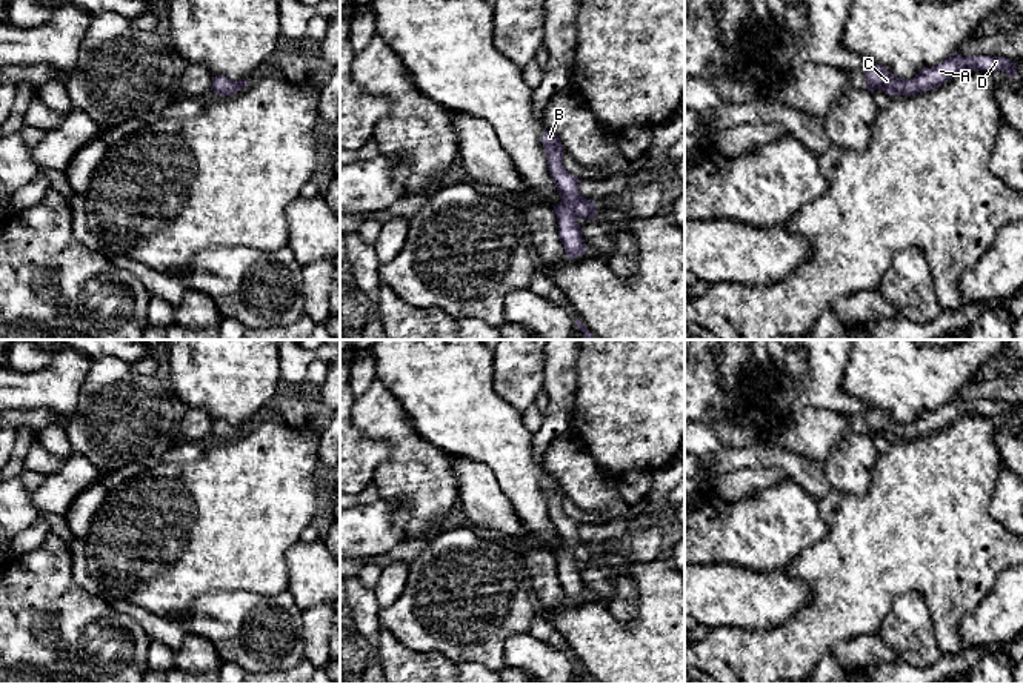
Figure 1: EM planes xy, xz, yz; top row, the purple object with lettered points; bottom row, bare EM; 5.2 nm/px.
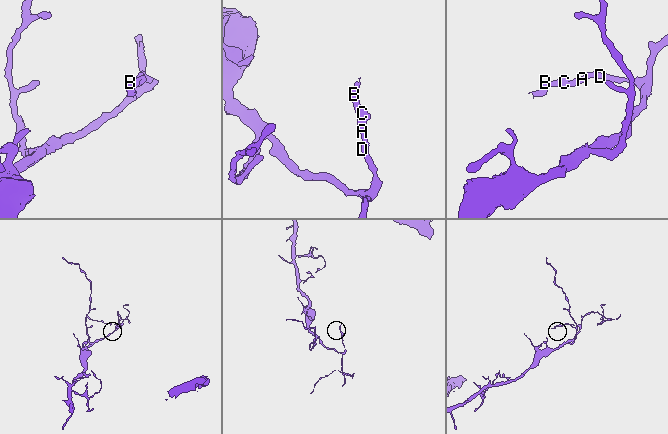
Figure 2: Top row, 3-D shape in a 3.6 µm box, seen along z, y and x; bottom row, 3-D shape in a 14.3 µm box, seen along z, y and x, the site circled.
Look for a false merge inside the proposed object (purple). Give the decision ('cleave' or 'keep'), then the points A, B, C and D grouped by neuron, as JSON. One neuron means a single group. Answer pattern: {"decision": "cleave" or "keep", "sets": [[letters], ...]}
{"decision": "keep", "sets": [["A", "B", "C", "D"]]}

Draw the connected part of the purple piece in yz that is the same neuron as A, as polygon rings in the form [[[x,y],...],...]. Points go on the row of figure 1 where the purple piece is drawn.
[[[955,52],[935,66],[923,68],[911,80],[891,74],[883,65],[869,65],[865,69],[866,89],[871,92],[883,89],[891,95],[914,95],[946,83],[965,69],[988,72],[1003,71],[1009,78],[1017,75],[1017,65],[1011,58],[991,55],[963,57]]]

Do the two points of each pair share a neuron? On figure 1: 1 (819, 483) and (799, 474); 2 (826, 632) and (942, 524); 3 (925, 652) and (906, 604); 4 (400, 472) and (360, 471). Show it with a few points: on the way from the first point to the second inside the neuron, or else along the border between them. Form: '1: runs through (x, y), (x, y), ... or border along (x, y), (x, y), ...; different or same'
1: runs through (814, 480), (803, 474); same
2: runs through (856, 603), (913, 546); same
3: runs through (913, 640), (909, 617); same
4: border along (365, 435), (382, 440), (389, 449), (373, 478); different

